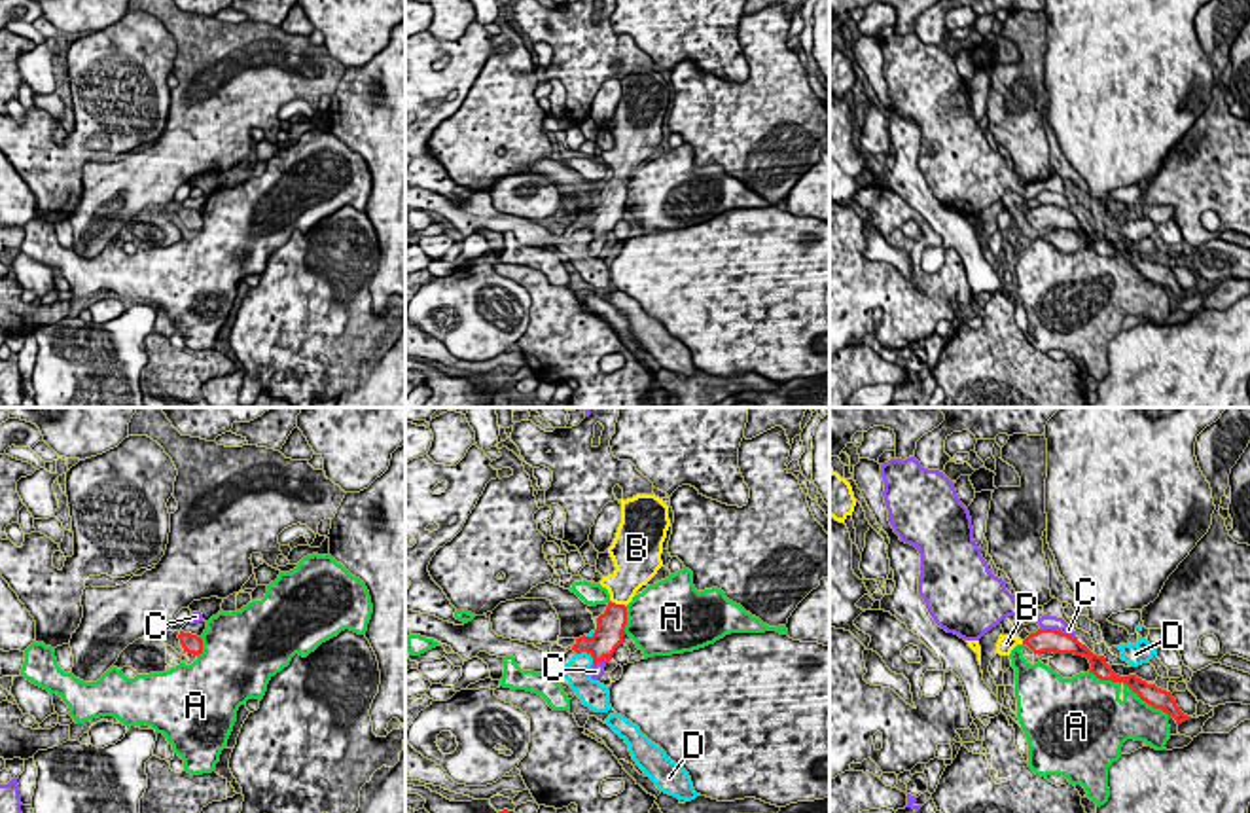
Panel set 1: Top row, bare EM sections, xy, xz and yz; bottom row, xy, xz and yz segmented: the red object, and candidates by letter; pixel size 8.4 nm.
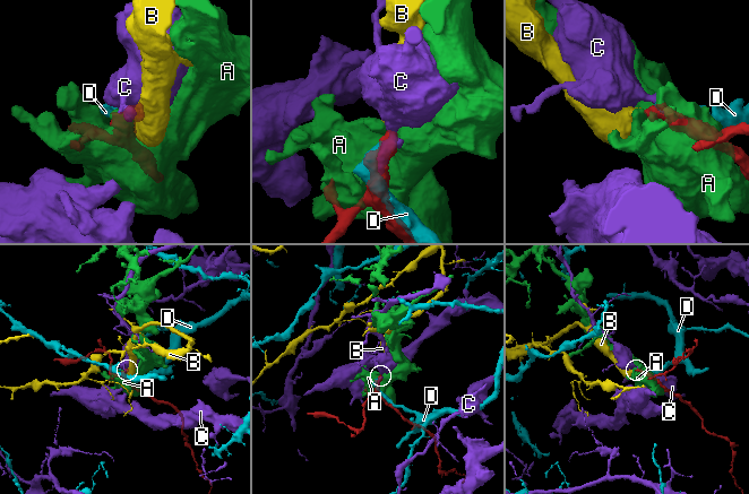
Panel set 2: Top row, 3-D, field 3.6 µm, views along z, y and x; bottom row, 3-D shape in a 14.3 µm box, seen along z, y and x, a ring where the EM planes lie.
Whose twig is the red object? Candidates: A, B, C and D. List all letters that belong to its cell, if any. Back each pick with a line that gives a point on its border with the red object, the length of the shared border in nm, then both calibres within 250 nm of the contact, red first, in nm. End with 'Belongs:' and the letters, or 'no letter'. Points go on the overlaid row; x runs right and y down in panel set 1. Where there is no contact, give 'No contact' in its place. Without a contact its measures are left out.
B: Touches red at xz (618, 605). Shared border 160 nm. Thickness 260 nm (red) against 280 nm
Belongs: B

